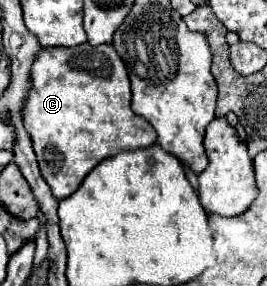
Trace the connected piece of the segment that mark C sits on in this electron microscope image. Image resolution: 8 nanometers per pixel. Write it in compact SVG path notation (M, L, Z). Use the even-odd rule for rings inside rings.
M83 43L79 47L45 47L35 55L35 61L31 65L31 87L27 91L25 103L23 103L23 125L33 141L33 151L39 161L39 169L47 185L51 187L53 195L57 199L69 197L75 187L81 185L83 177L105 157L115 155L119 151L129 151L135 147L149 147L155 143L155 131L147 123L147 119L135 115L131 111L131 89L129 89L129 75L125 69L125 63L119 59L117 51L113 53L113 45L99 45L91 47L89 43ZM85 53L89 59L81 61L79 55ZM75 71L89 73L89 77L71 75Z

